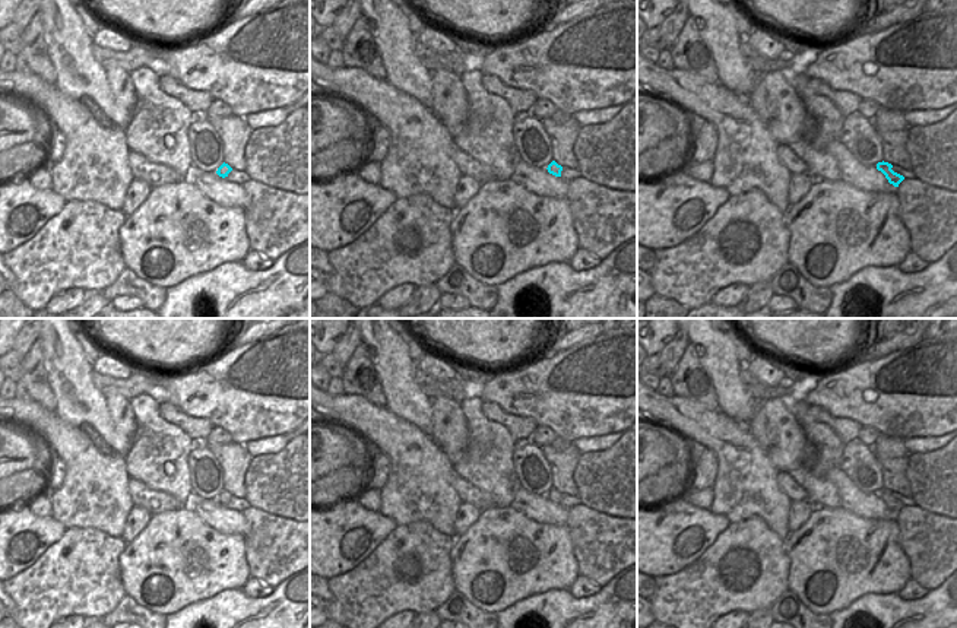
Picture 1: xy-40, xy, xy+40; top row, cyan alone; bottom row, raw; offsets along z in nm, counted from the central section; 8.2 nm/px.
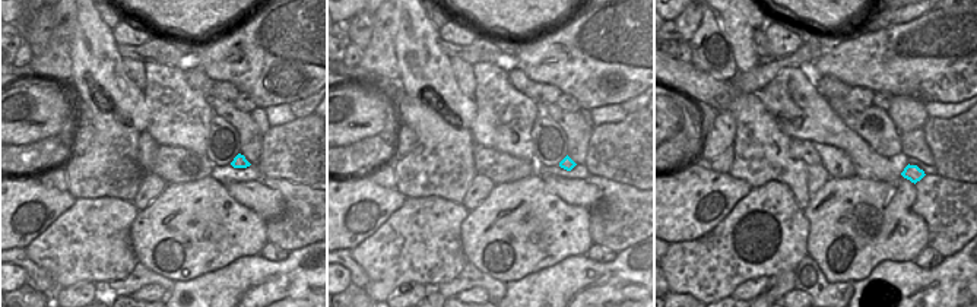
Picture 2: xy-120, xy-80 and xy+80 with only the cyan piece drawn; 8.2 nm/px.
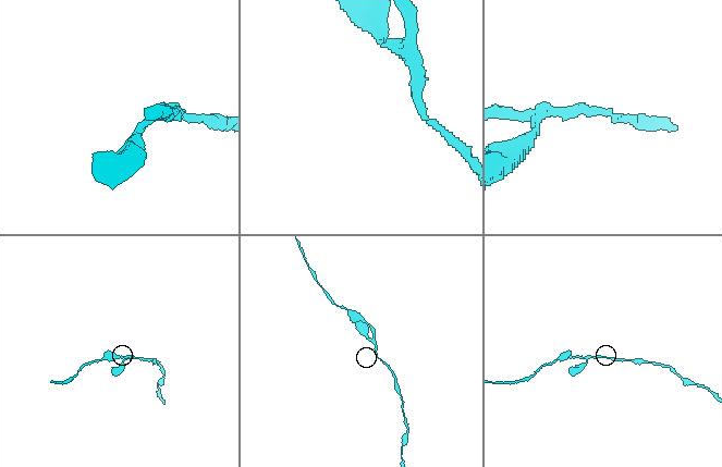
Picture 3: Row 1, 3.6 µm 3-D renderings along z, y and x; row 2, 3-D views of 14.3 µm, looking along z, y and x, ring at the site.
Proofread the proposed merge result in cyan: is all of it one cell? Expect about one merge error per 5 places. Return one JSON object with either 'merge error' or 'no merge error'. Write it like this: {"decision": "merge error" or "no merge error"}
{"decision": "no merge error"}

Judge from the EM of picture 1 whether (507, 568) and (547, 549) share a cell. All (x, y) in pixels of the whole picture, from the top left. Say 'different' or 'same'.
same

